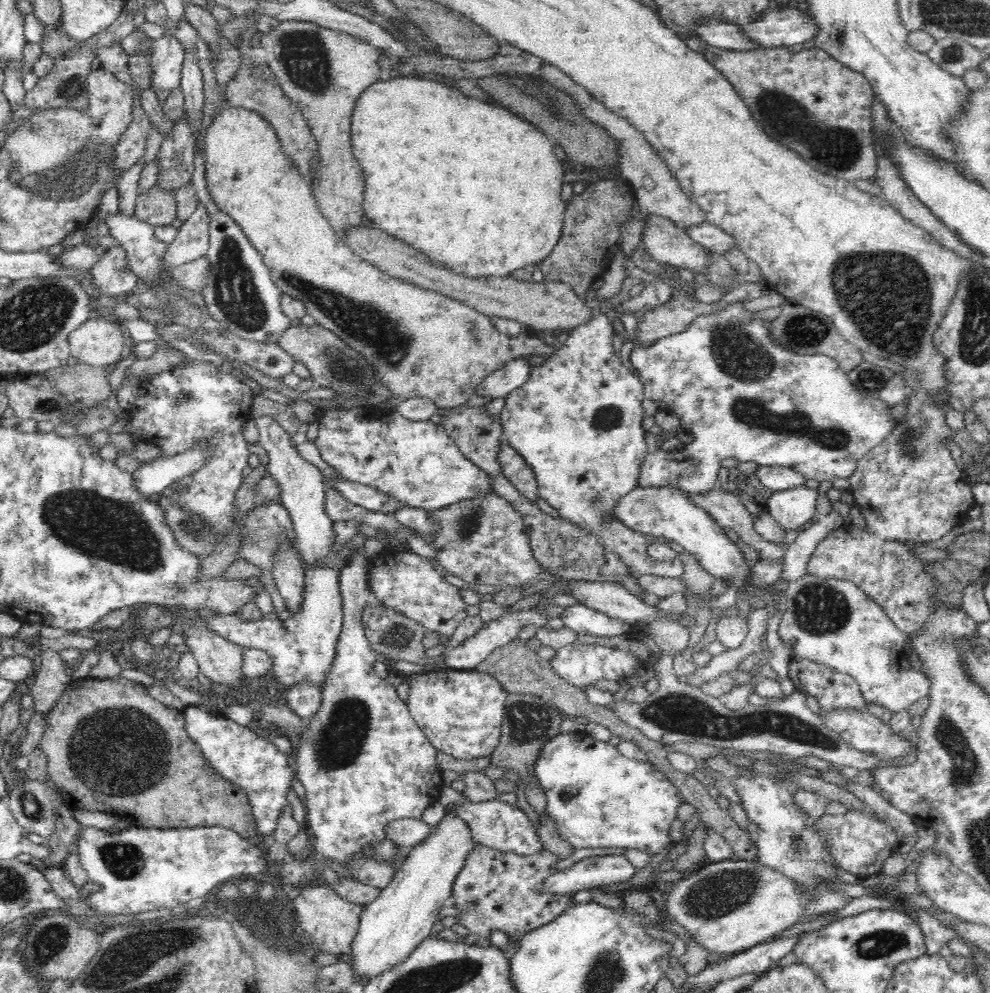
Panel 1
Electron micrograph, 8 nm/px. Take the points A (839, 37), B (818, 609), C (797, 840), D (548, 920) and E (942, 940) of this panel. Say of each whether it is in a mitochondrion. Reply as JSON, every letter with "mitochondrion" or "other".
{"A":"other","B":"mitochondrion","C":"mitochondrion","D":"other","E":"other"}

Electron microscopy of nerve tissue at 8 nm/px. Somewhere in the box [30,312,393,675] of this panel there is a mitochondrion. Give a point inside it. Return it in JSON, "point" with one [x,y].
{"point":[87,521]}

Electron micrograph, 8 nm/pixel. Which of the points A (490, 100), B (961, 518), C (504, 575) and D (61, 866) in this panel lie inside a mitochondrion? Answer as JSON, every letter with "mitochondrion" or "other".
{"A":"other","B":"other","C":"other","D":"other"}

